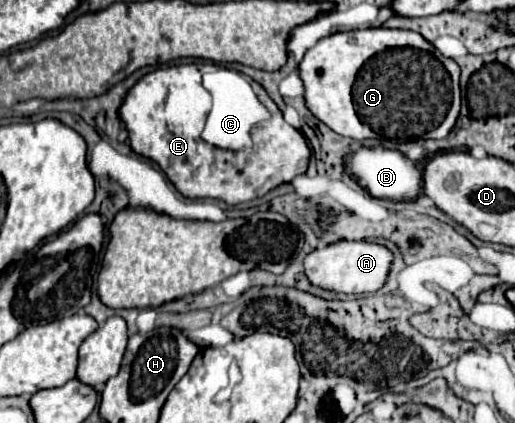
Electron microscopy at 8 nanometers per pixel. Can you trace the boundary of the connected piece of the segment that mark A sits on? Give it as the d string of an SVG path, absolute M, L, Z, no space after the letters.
M341 240L331 246L317 248L305 258L305 272L311 284L343 294L377 292L385 286L391 270L393 270L393 252L383 244L367 242L367 240L359 240L359 242Z

